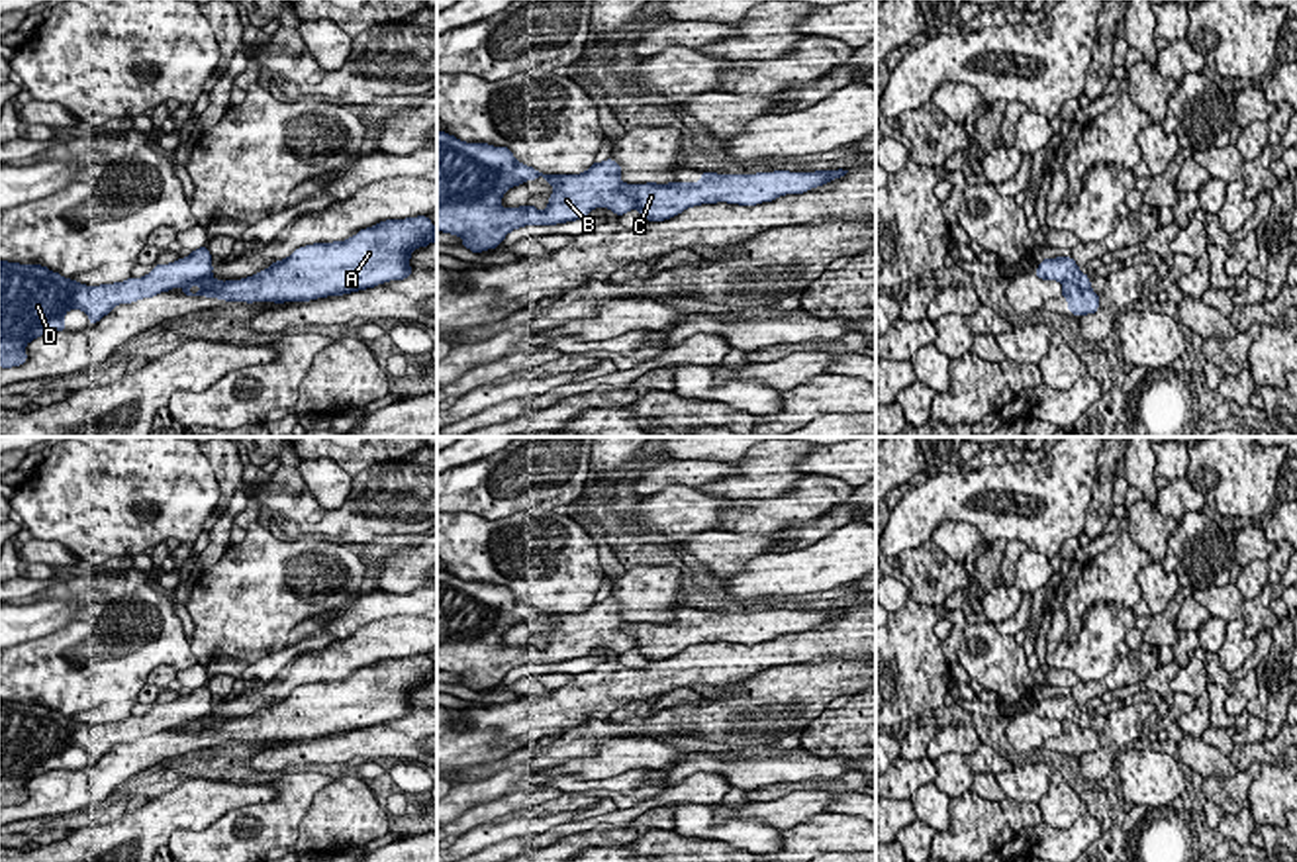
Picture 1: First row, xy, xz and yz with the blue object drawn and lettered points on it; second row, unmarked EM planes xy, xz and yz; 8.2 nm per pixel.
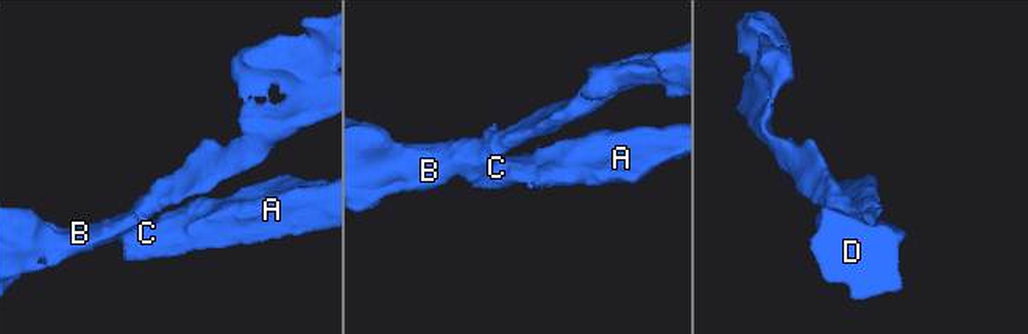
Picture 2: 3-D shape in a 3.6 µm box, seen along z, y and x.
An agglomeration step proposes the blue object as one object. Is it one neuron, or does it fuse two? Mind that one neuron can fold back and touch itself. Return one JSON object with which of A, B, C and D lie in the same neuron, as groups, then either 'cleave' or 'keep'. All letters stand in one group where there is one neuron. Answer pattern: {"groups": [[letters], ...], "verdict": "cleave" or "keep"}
{"groups": [["A", "C"], ["B", "D"]], "verdict": "cleave"}

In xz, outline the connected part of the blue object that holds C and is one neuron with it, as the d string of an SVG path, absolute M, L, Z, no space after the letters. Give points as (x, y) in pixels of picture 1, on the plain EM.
M815 609L815 611L756 611L756 613L717 613L701 611L697 621L668 623L621 623L621 631L635 639L635 648L648 660L670 658L692 645L701 643L739 643L756 645L772 641L784 633L803 633L823 625L829 619L842 617L848 609Z

